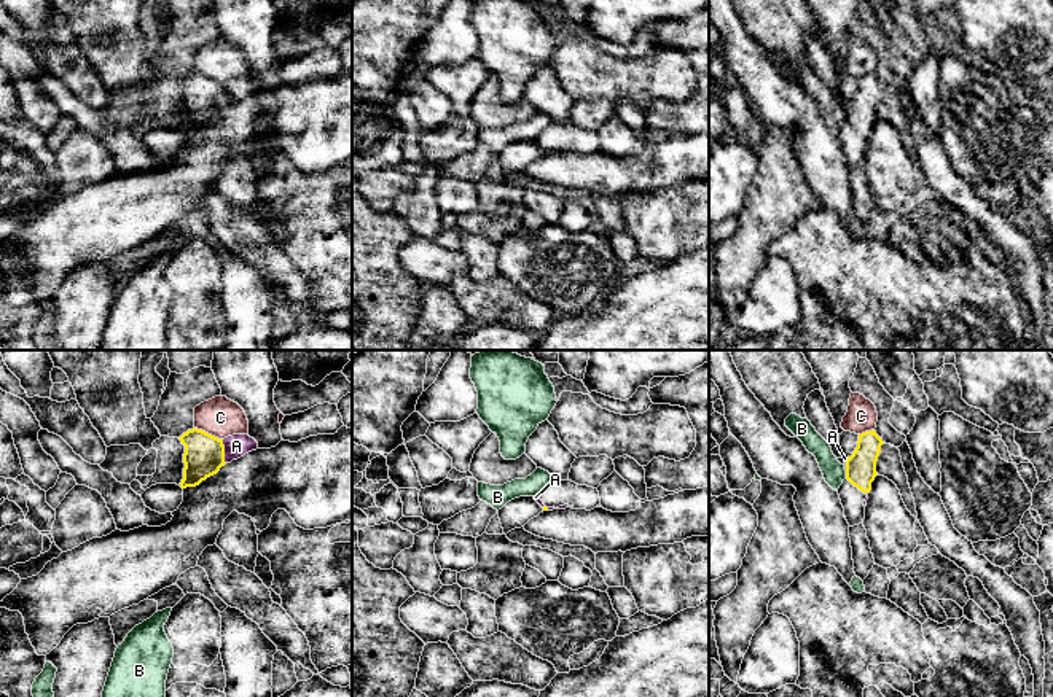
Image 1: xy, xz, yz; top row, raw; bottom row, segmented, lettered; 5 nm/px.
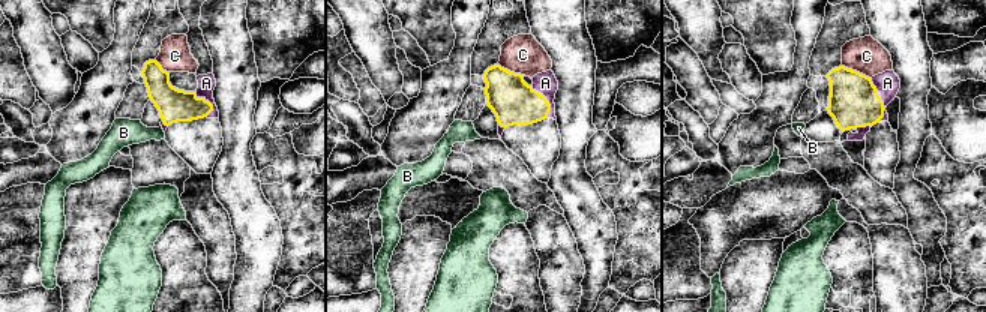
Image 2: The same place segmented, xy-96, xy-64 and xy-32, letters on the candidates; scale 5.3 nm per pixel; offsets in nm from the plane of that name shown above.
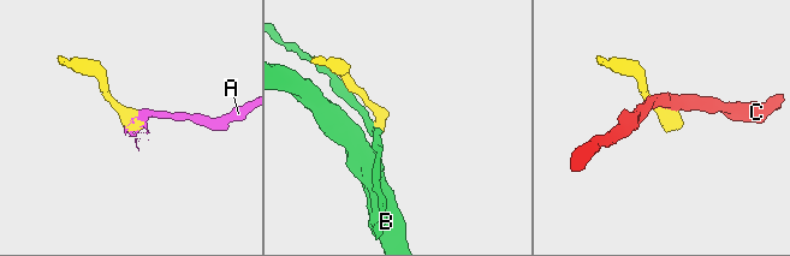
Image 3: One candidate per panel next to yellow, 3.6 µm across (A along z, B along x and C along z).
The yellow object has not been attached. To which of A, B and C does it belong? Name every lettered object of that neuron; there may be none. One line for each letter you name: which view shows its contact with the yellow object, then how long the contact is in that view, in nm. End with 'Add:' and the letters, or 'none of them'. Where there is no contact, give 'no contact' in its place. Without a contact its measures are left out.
Add: none of them

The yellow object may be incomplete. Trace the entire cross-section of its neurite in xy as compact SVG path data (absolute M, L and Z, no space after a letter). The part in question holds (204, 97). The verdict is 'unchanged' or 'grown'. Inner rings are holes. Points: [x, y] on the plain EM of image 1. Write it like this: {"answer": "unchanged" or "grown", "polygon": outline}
{"answer": "unchanged", "polygon": "M198 72L188 73L178 83L185 89L182 132L199 129L226 108L223 83Z"}

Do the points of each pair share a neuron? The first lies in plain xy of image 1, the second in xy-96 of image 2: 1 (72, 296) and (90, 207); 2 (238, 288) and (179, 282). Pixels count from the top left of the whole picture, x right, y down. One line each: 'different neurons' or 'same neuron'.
1: same neuron
2: different neurons

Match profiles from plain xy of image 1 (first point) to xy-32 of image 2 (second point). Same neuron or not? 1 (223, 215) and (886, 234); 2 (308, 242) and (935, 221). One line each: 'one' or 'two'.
1: two
2: two

